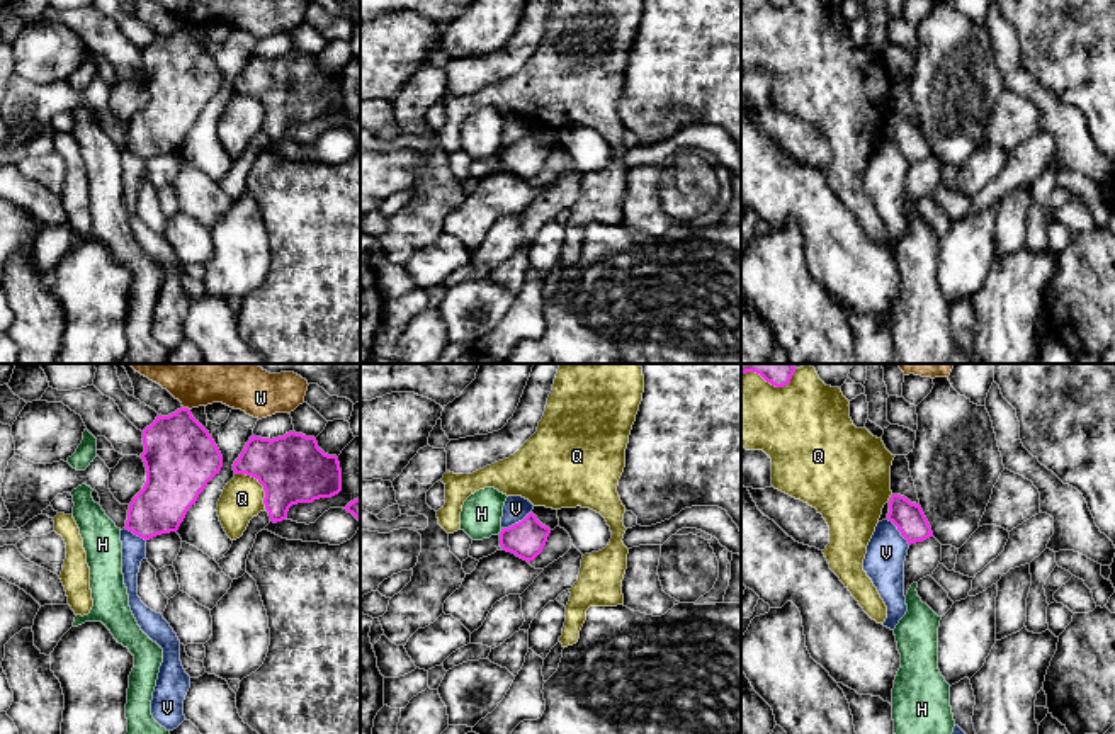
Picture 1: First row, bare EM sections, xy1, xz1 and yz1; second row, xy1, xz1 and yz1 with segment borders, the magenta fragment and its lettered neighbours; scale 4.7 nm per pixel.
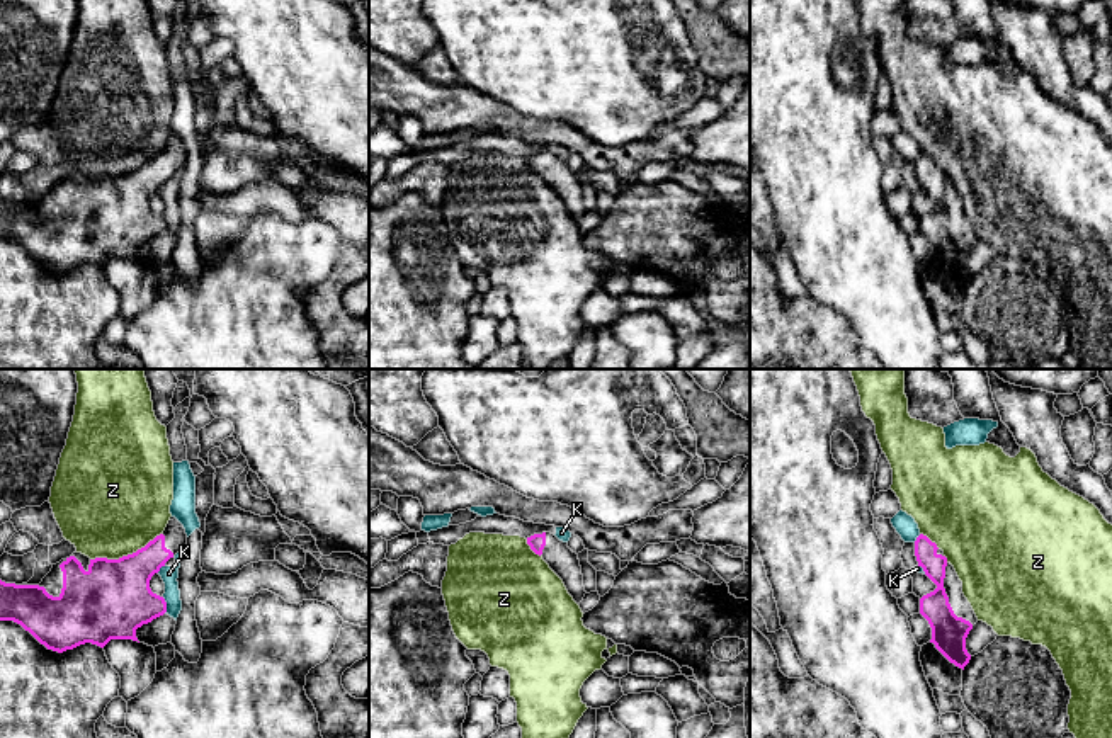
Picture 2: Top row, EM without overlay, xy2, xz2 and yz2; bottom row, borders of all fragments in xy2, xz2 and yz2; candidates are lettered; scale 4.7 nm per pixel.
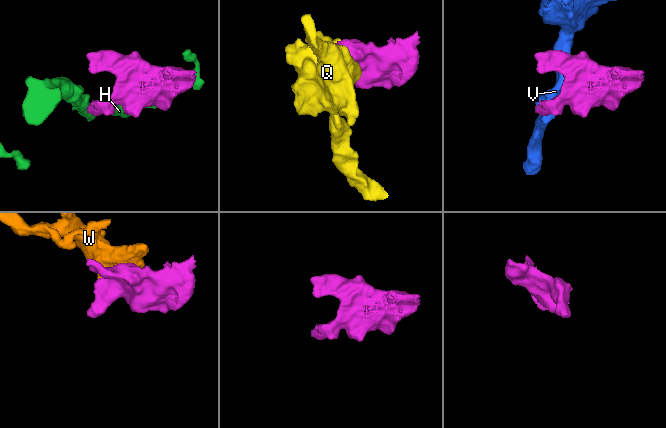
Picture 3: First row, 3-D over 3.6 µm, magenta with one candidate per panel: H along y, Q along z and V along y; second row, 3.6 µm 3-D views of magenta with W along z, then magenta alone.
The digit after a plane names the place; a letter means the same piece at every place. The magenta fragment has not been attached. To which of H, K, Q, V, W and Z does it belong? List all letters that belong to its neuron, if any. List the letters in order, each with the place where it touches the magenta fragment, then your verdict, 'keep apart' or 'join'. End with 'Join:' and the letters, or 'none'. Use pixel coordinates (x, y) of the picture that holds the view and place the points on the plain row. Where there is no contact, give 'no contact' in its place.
H: xz1 (500, 152) | keep apart
K: xy2 (165, 225) | keep apart
Q: xy1 (260, 102) | keep apart
V: xz1 (515, 143) | keep apart
W: xy1 (187, 28) | keep apart
Z: xy2 (128, 174) | keep apart
Join: none

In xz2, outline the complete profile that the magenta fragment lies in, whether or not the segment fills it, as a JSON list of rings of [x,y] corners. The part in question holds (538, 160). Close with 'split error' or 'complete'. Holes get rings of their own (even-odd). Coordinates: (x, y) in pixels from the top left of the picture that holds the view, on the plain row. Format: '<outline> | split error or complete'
[[[542,151],[527,156],[527,163],[563,199],[568,213],[580,223],[587,211],[578,173],[568,167],[568,162],[559,160],[551,151]]] | split error

